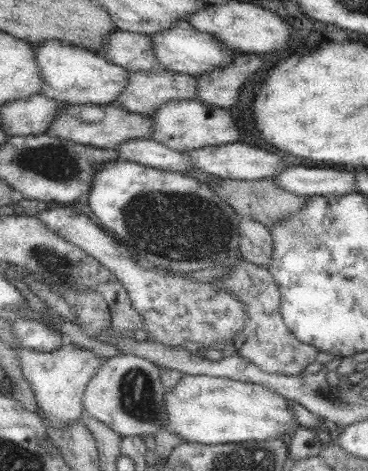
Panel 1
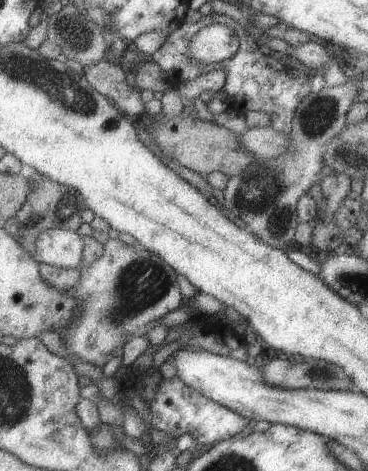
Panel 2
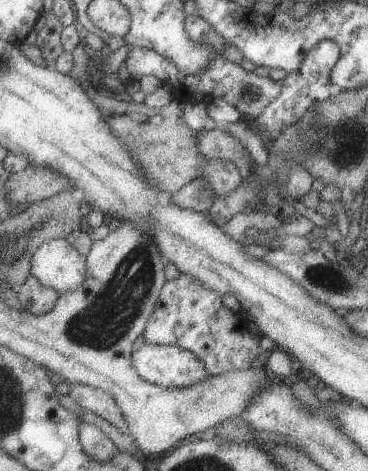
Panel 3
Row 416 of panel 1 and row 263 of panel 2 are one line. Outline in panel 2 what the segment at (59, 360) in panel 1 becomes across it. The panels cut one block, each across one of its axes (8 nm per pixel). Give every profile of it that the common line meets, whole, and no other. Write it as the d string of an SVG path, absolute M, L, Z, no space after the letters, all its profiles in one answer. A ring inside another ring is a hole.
M43 230L35 240L35 260L55 268L81 268L83 240L73 230Z

